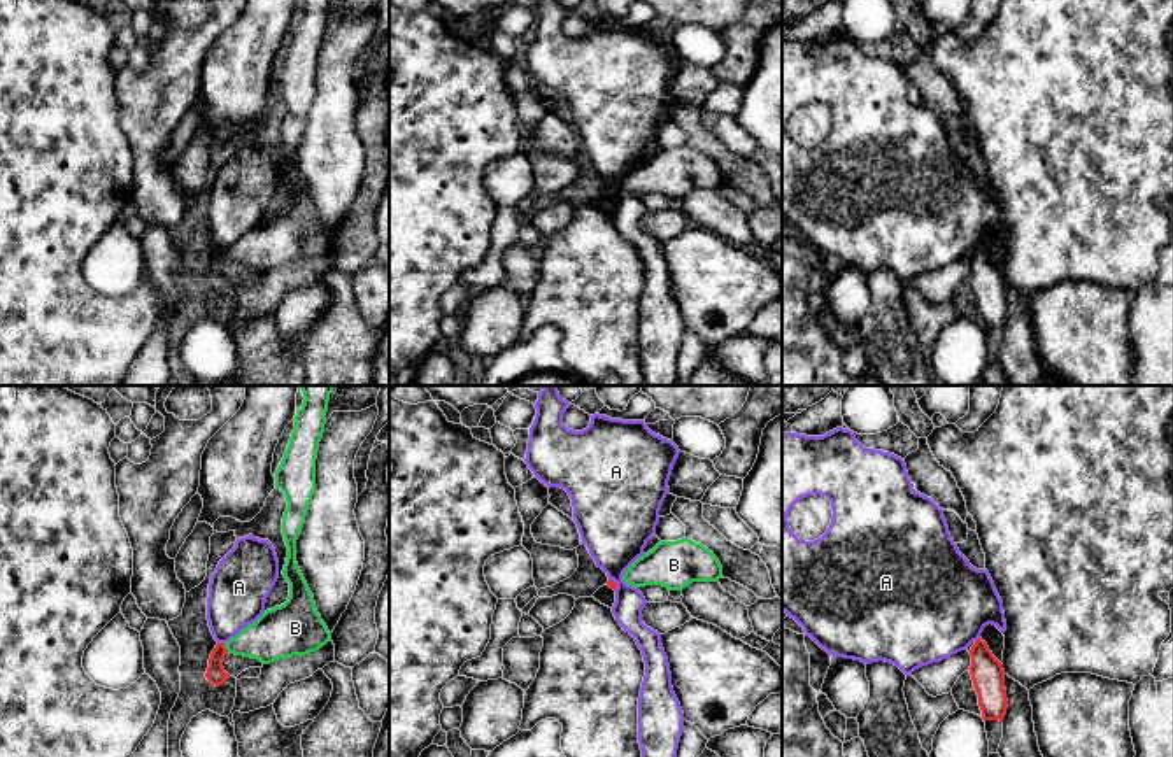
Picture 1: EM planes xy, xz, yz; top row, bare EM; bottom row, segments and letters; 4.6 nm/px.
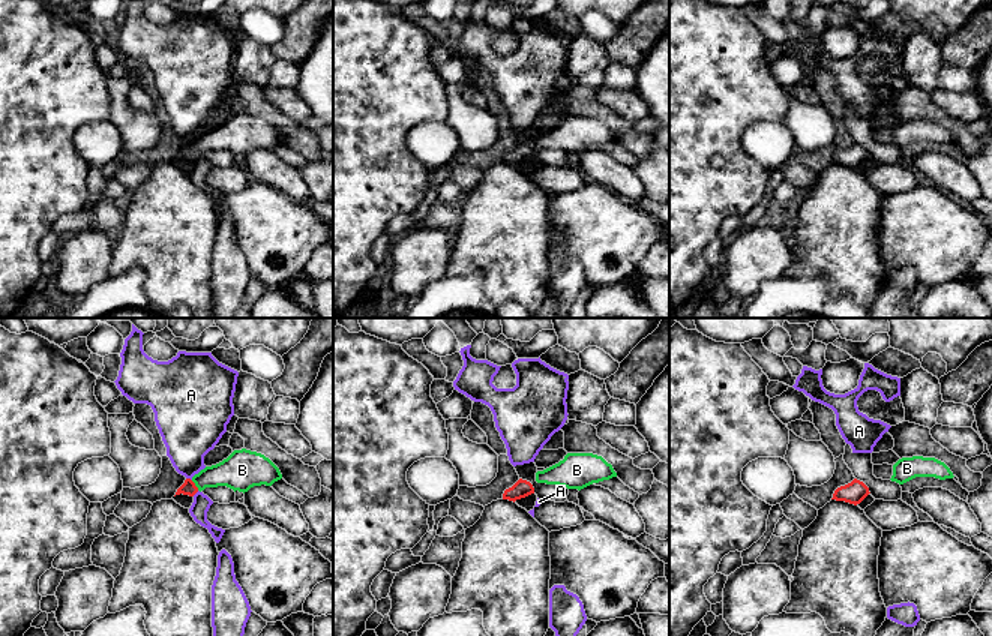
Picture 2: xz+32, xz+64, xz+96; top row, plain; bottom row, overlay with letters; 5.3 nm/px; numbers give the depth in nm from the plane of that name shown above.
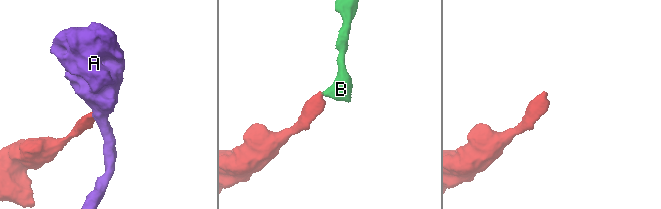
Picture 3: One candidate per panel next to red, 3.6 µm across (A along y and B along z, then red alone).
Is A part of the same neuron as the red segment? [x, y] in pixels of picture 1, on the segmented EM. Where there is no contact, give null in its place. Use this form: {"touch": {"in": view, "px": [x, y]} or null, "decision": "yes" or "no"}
{"touch": {"in": "xy", "px": [221, 643]}, "decision": "no"}

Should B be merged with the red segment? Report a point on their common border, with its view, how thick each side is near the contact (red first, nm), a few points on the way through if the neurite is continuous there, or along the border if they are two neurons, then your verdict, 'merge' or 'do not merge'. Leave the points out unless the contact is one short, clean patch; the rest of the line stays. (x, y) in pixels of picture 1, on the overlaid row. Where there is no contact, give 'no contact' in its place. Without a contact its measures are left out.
meets red in xy at (225, 647); 90 nm thick on the red side, 220 nm on the other; runs through xy (216, 675), (216, 656), (225, 647), (267, 640), (277, 633); merge

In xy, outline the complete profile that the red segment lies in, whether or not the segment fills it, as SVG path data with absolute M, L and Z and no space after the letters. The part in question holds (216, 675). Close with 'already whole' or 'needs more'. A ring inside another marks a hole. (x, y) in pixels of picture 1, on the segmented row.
M298 386L303 405L296 410L284 457L275 471L275 487L286 496L288 508L282 517L282 536L288 557L282 570L289 584L284 605L242 629L228 643L217 643L210 654L207 680L219 687L230 675L223 668L224 655L235 654L270 664L293 655L307 655L324 647L331 633L316 610L314 596L296 562L296 540L316 491L316 459L324 433L330 394L337 386Z | needs more

